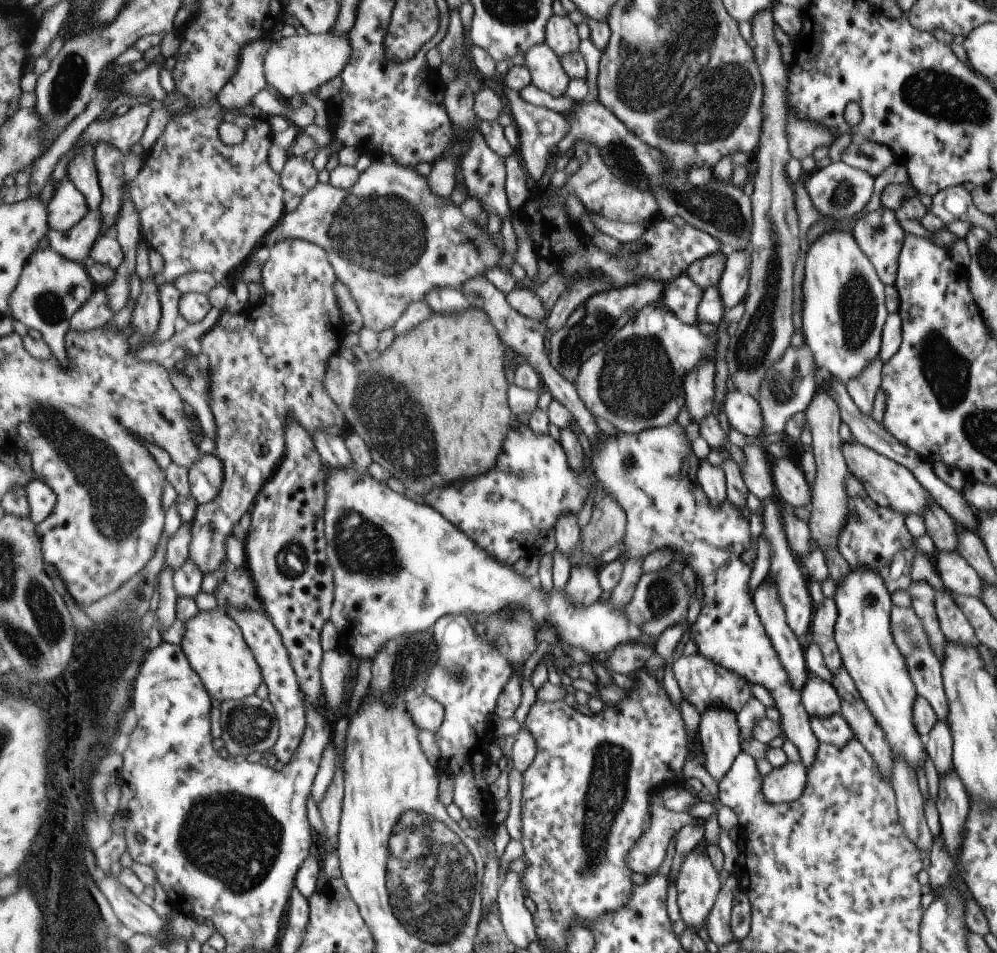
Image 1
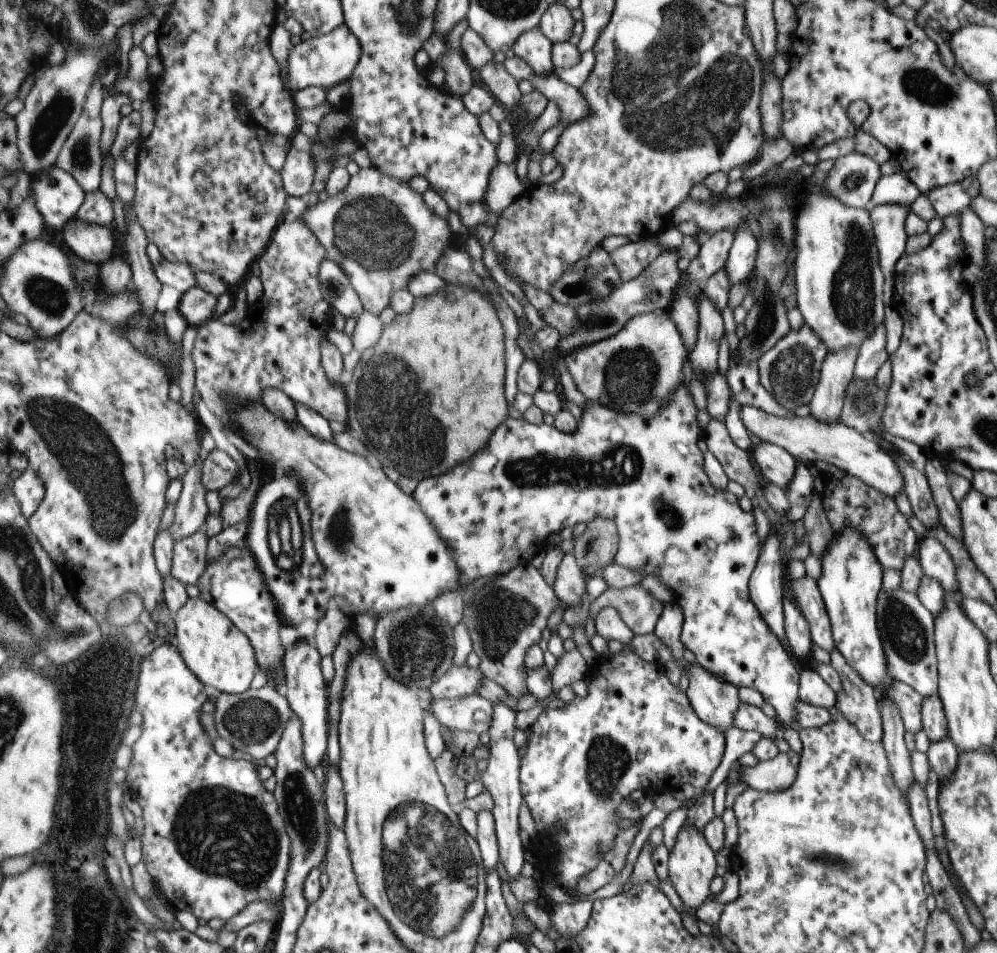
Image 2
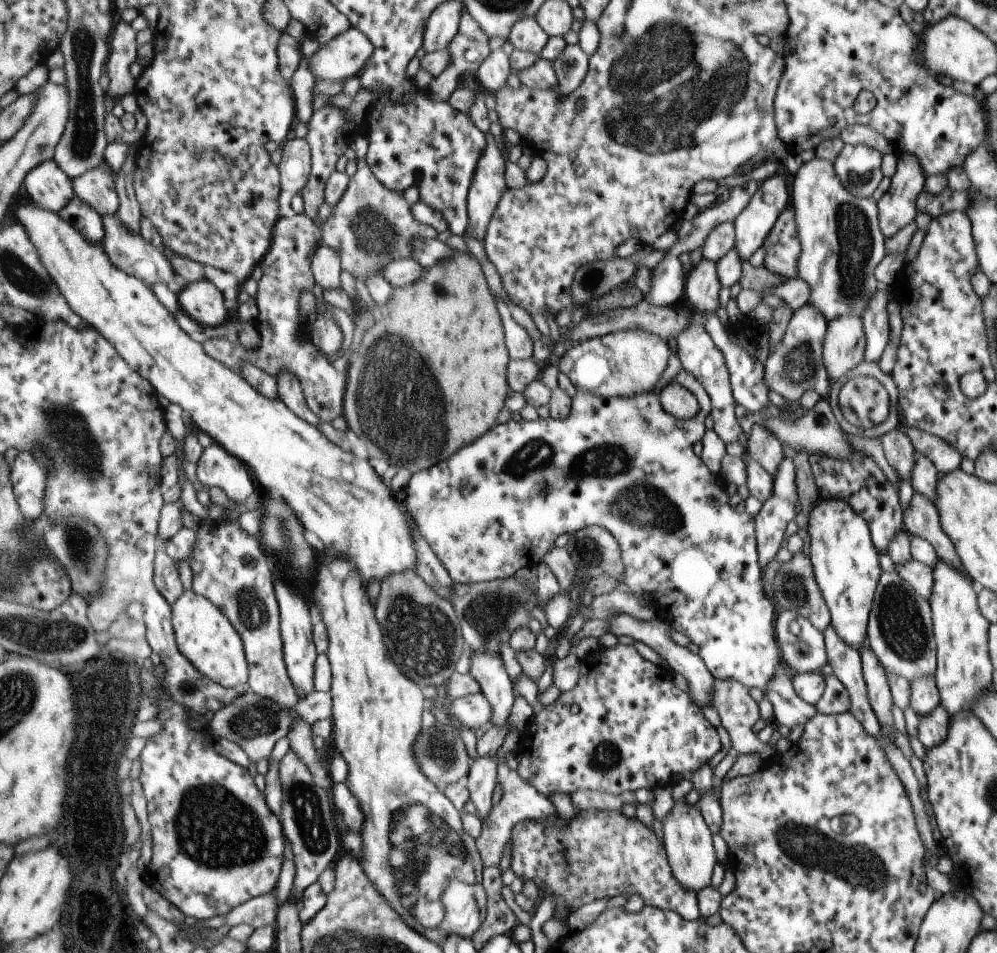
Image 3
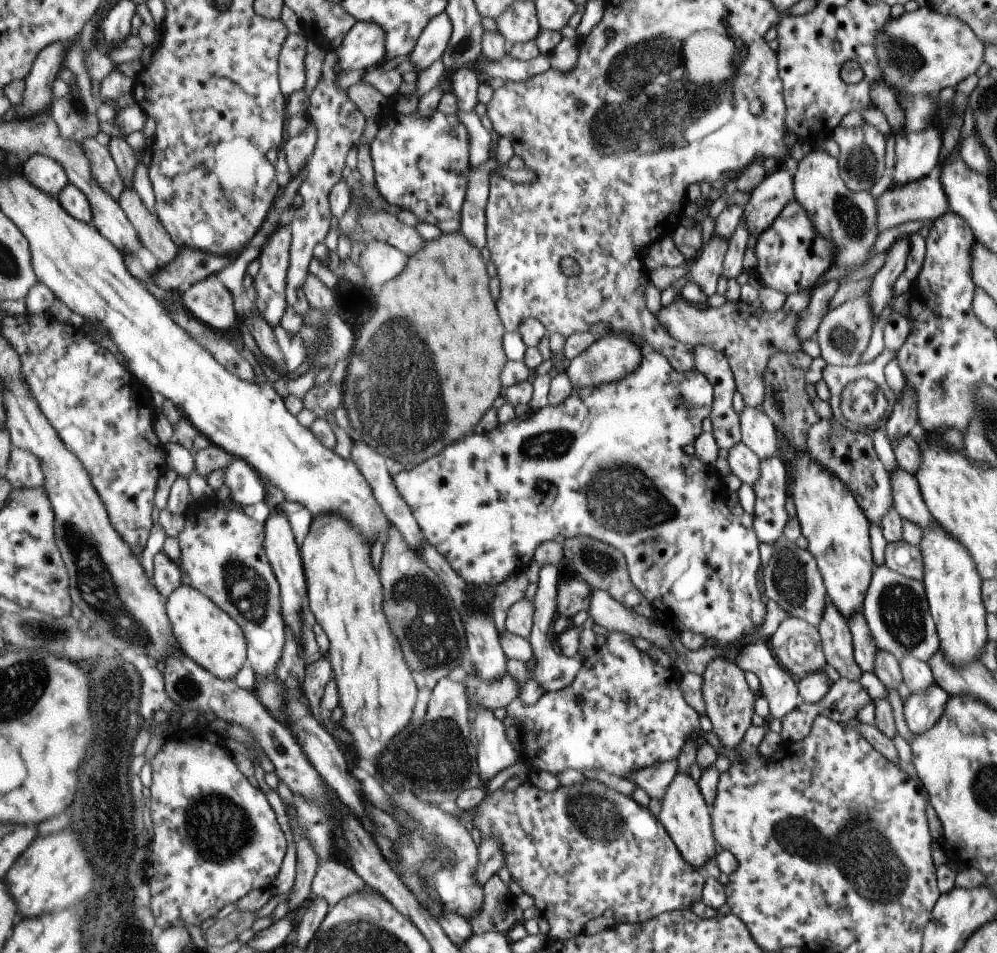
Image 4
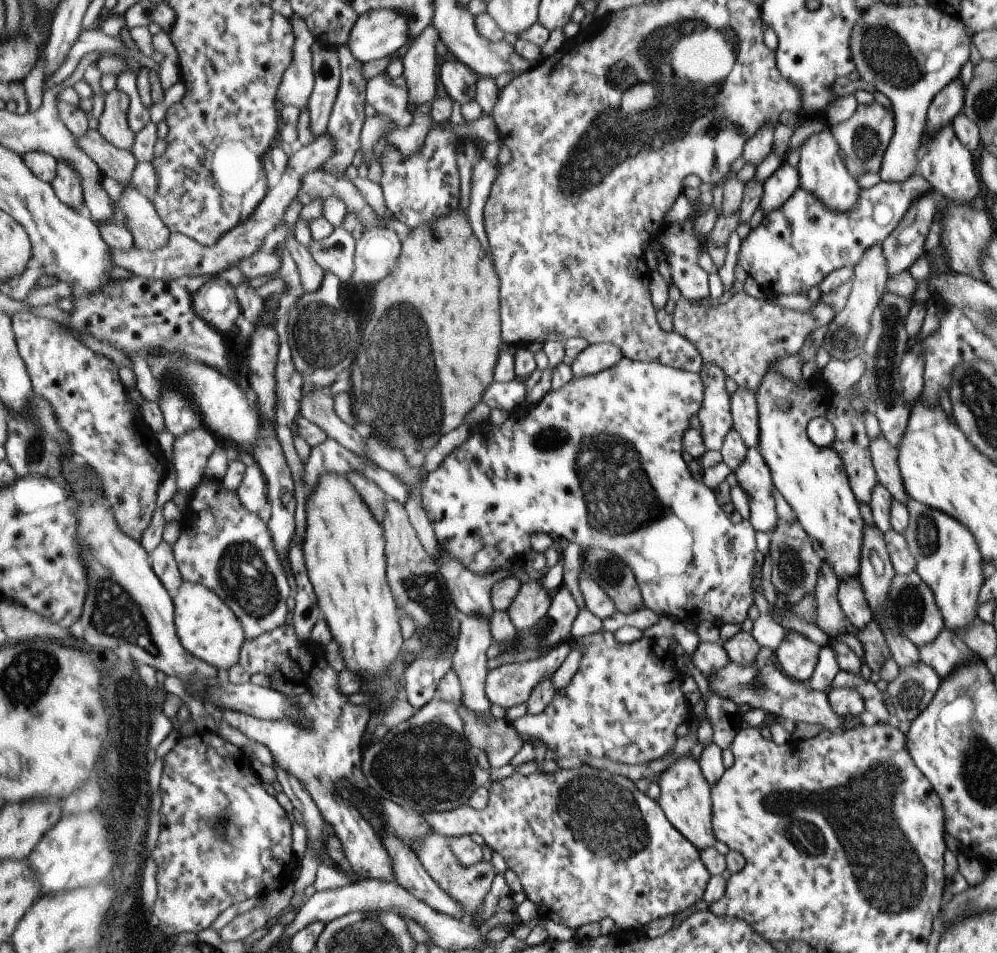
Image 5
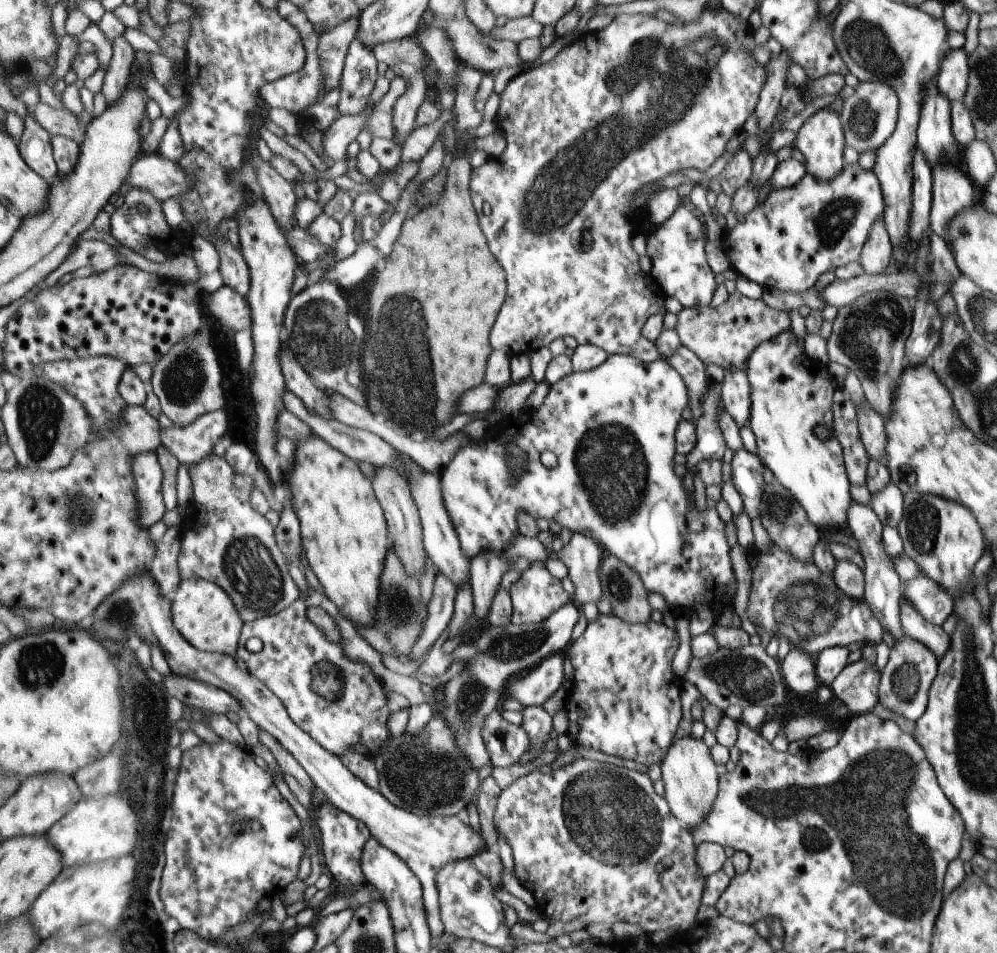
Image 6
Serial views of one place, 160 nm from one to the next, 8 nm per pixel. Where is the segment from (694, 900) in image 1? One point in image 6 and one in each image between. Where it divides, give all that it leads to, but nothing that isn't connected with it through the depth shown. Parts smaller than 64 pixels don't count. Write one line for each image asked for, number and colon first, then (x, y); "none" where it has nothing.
2: (691, 864)
3: (687, 840)
4: (684, 814)
5: (684, 796)
6: (689, 775)

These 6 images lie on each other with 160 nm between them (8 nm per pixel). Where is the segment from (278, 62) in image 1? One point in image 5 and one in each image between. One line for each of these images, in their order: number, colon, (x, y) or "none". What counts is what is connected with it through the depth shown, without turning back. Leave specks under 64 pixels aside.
2: (326, 61)
3: (347, 55)
4: (364, 47)
5: (381, 33)

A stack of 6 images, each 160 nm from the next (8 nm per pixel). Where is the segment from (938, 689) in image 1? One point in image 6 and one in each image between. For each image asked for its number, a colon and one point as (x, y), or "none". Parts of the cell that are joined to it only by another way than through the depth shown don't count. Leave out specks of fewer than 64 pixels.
2: (906, 628)
3: (899, 630)
4: (895, 608)
5: (910, 603)
6: (931, 601)

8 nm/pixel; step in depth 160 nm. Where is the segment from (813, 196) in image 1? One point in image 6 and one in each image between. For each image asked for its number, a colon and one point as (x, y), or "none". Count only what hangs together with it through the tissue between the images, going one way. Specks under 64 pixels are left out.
2: (852, 178)
3: (858, 169)
4: (861, 148)
5: (863, 137)
6: (868, 116)

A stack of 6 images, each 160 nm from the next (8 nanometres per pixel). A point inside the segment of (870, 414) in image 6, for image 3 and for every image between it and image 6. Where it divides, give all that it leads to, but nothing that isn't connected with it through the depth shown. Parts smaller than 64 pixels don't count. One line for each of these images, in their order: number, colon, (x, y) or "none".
3: (919, 517)
4: (906, 499)
5: (882, 454)

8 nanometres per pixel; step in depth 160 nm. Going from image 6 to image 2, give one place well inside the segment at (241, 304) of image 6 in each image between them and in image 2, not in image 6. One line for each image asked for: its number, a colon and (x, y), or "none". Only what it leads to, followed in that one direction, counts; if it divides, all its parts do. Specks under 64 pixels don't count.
2: (198, 306)
3: (203, 301)
4: (209, 300)
5: (217, 301)

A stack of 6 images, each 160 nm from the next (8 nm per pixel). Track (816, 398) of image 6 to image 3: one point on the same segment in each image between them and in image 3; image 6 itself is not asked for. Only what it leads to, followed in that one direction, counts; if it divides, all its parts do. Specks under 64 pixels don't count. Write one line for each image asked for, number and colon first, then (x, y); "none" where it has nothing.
3: (845, 564)
4: (836, 530)
5: (812, 481)

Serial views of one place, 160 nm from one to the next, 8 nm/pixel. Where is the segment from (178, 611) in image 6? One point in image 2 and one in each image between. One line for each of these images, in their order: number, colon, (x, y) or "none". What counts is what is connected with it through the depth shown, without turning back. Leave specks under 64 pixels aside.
2: (221, 655)
3: (205, 635)
4: (211, 637)
5: (207, 626)

